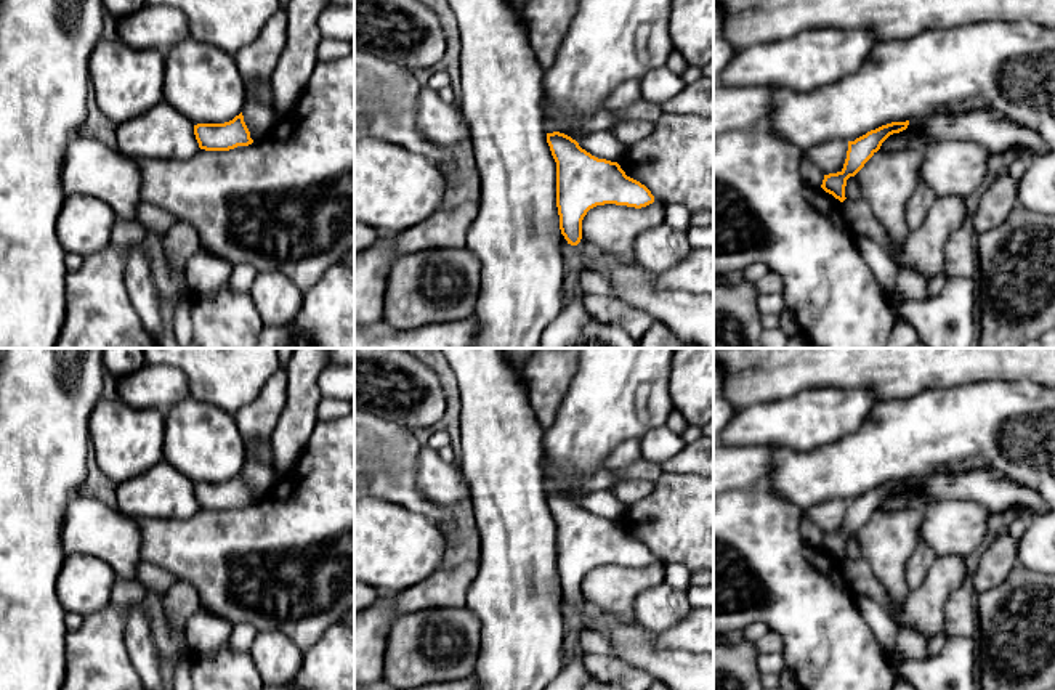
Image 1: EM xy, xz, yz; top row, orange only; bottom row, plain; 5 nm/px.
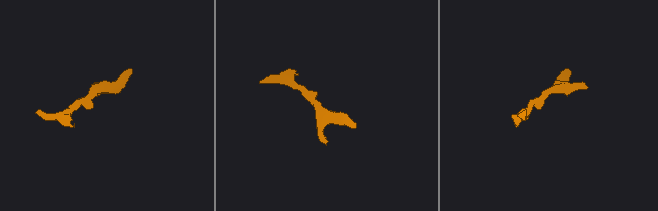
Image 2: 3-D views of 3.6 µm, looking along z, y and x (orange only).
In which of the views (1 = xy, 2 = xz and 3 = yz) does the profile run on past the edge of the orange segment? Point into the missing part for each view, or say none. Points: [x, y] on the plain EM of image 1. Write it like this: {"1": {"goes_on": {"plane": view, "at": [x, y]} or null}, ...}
{"1": {"goes_on": null}, "2": {"goes_on": null}, "3": {"goes_on": null}}

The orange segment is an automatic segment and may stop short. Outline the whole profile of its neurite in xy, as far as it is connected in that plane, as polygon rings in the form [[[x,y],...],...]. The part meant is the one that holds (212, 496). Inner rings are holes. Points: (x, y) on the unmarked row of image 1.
[[[242,472],[224,483],[197,483],[194,494],[199,507],[205,510],[229,510],[253,502]]]

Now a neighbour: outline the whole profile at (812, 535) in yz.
[[[802,517],[800,536],[810,547],[821,547],[824,534],[823,531],[806,517]]]

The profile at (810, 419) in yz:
[[[864,387],[803,390],[738,411],[717,441],[806,453],[859,432],[877,403],[875,393]]]

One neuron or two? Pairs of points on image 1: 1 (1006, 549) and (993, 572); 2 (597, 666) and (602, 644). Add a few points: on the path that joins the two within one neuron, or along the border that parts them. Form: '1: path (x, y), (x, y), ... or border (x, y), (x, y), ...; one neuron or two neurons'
1: path (1002, 554), (994, 567); one neuron
2: border (586, 652), (611, 655); two neurons

